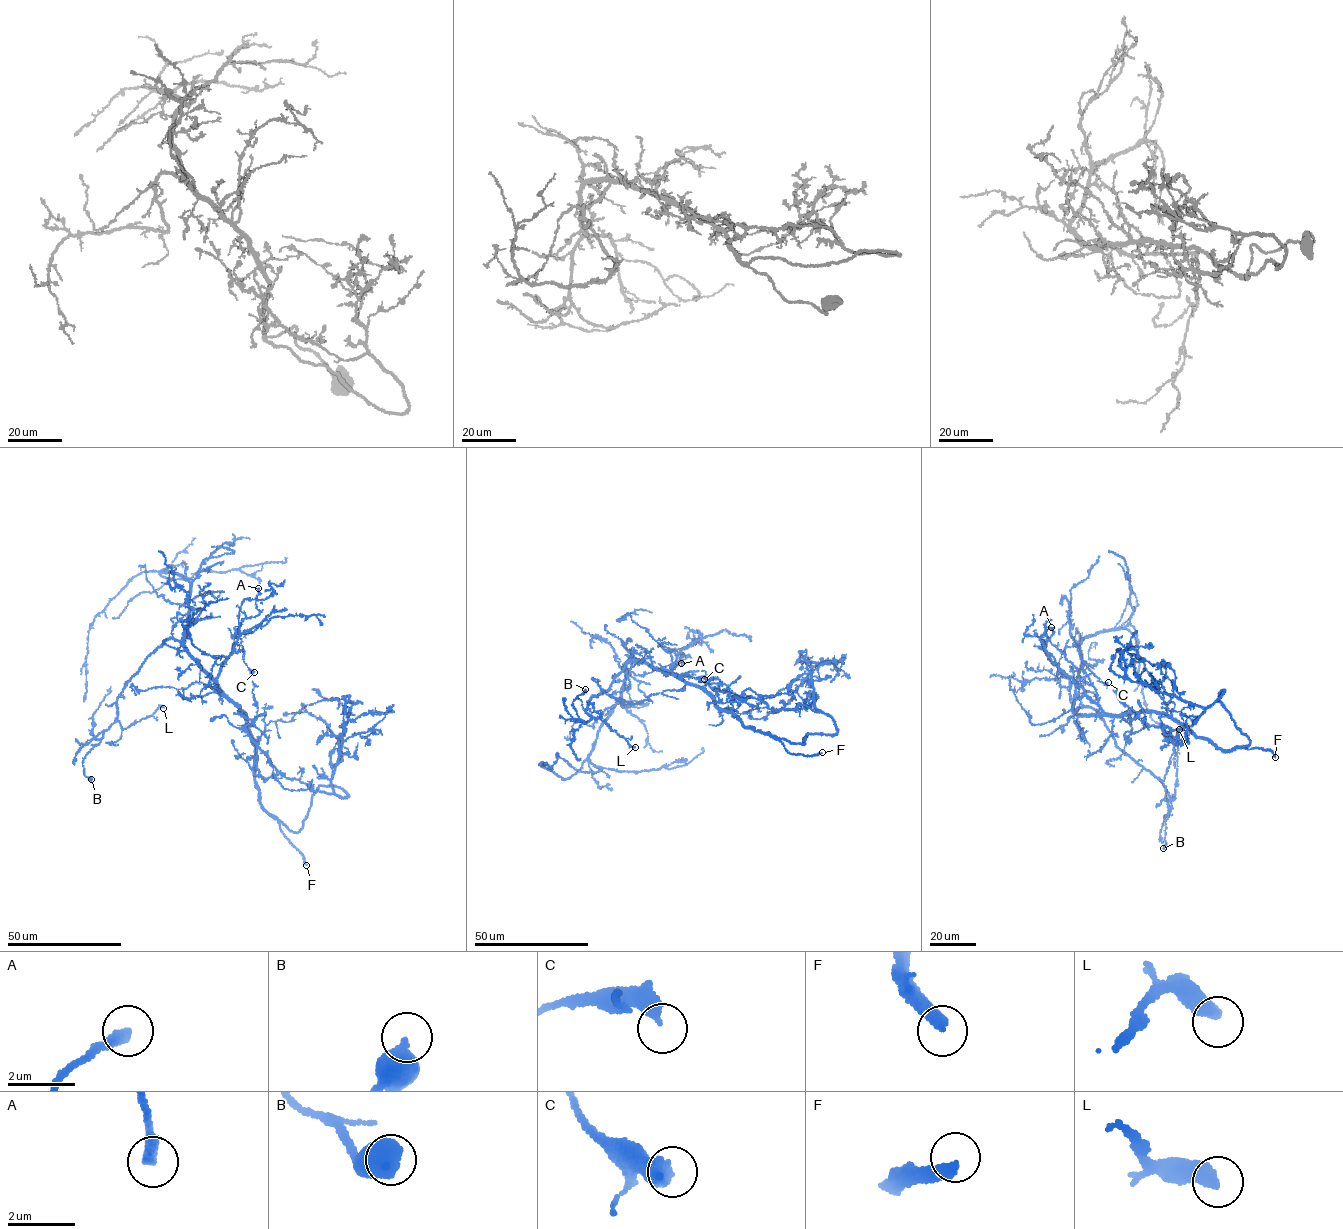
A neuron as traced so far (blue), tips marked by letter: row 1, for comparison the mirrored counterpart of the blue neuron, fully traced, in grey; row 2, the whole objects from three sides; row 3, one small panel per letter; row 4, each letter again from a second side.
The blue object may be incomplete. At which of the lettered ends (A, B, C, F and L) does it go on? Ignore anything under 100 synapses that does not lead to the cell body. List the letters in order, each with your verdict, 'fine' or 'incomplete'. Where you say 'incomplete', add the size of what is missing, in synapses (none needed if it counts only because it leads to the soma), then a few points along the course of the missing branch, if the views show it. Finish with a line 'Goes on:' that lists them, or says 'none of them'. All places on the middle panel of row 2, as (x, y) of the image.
A: fine
B: fine
C: fine
F: incomplete | (822, 752), (854, 751), (862, 742), (869, 742), (869, 737)
L: fine
Goes on: F

